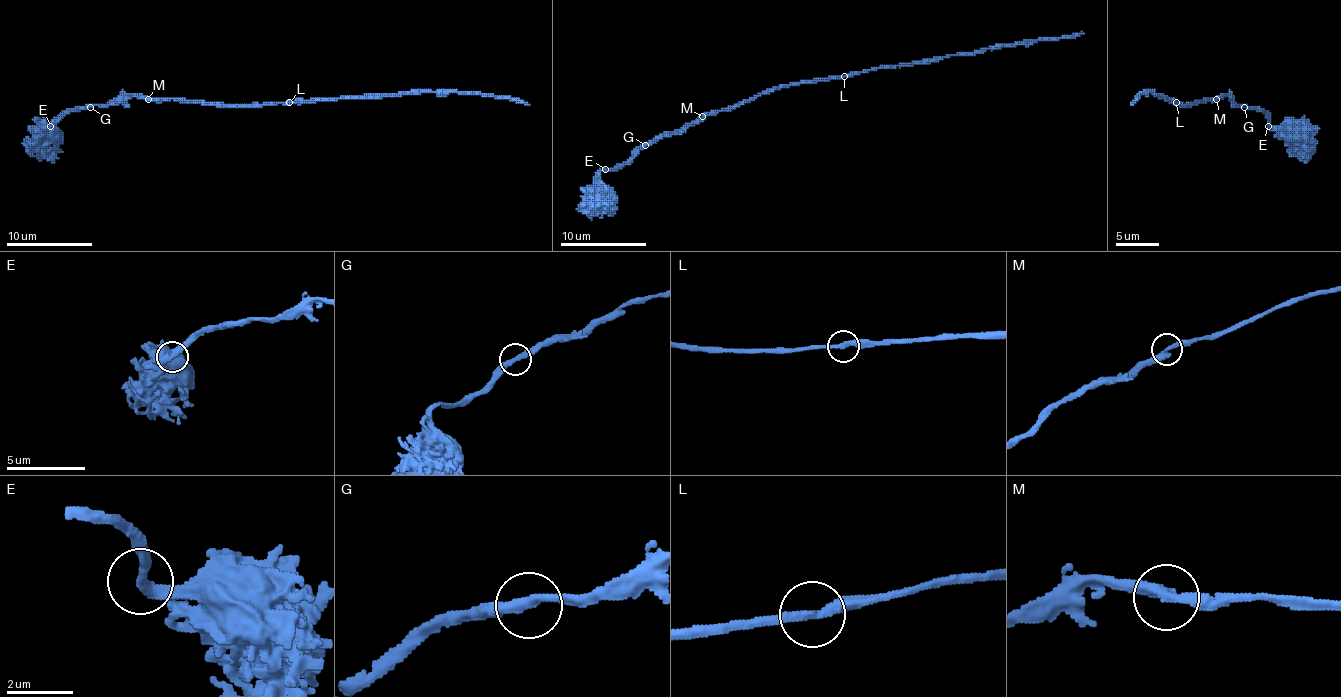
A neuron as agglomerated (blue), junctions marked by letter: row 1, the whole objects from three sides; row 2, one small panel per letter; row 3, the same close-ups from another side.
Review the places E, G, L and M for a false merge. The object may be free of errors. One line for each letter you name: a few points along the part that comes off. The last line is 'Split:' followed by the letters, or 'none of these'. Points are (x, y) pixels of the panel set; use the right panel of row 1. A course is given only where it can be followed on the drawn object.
Split: none of these

